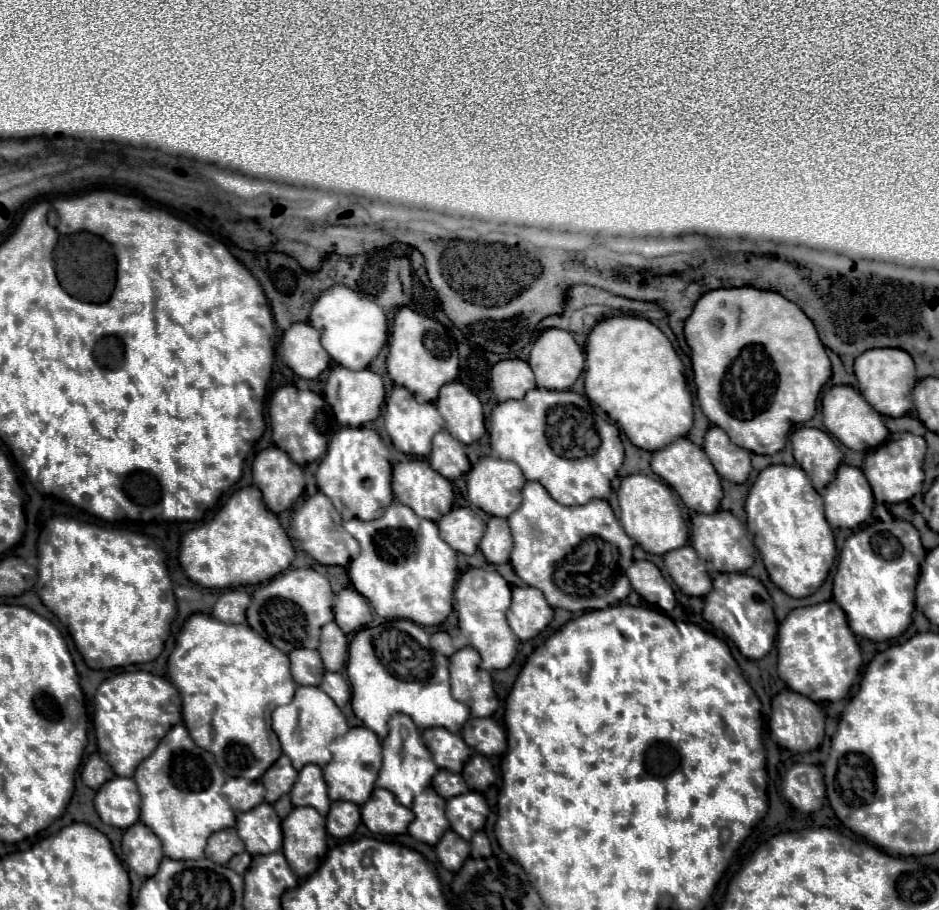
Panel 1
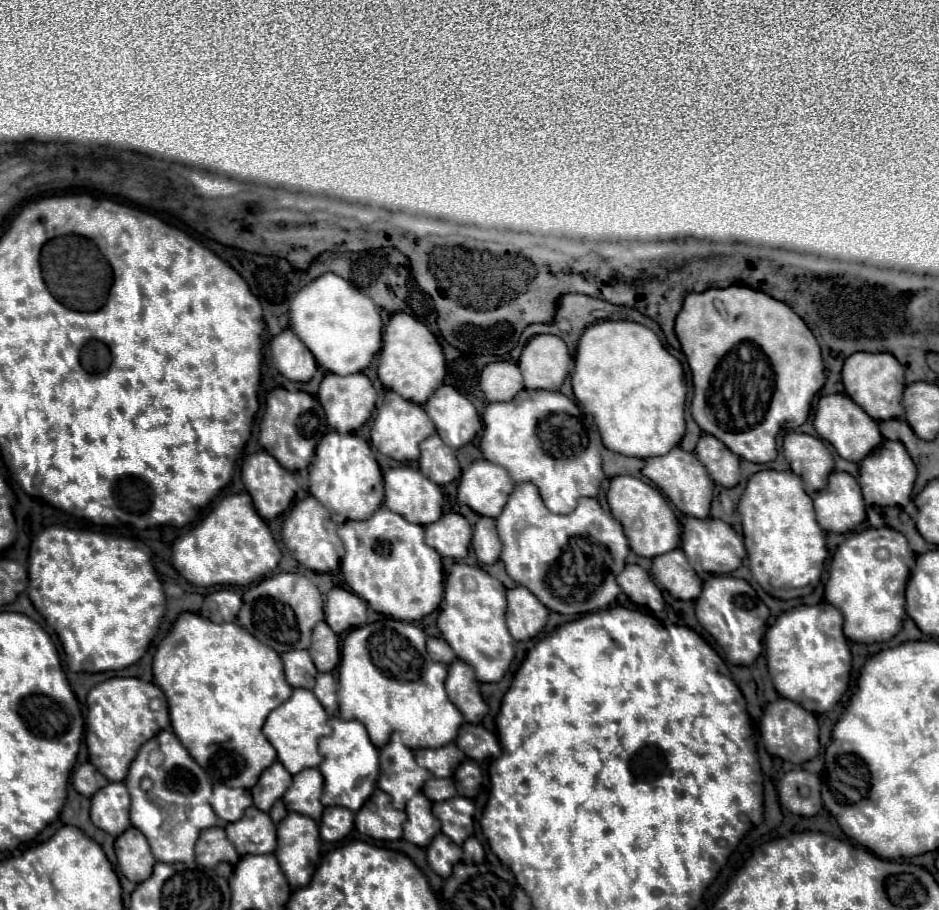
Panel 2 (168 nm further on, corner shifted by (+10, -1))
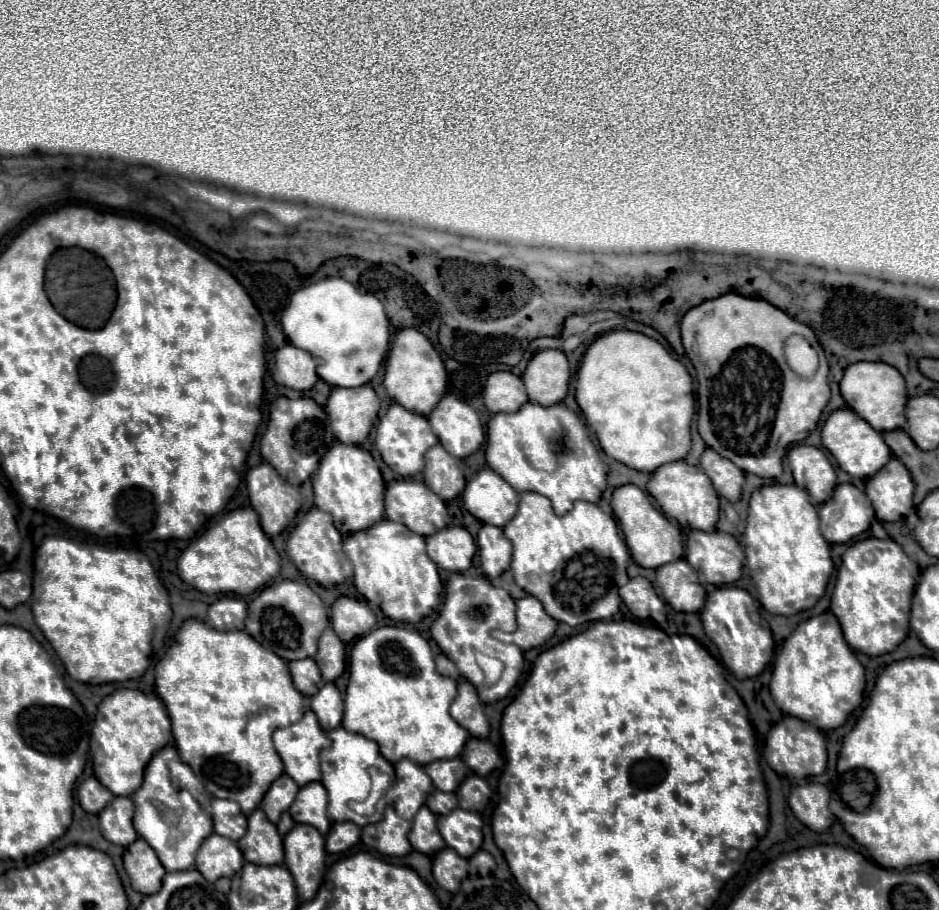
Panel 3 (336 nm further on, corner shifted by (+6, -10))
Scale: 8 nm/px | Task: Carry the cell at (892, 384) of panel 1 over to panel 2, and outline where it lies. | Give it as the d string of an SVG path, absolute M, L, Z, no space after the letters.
M853 353L843 363L843 385L845 393L873 419L901 419L903 417L903 389L905 377L901 363L891 353Z

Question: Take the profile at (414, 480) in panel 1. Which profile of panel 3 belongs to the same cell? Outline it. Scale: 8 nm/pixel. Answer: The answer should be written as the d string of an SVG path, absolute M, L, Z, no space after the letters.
M393 480L391 484L387 484L385 514L389 520L405 524L411 532L419 536L431 536L447 526L445 502L425 482L415 482L415 480Z

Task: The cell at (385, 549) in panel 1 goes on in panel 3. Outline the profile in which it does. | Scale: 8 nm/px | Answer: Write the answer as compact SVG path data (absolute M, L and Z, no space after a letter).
M381 520L375 526L349 534L343 540L343 550L345 556L351 560L353 564L353 578L355 578L355 588L359 590L359 594L365 596L367 602L375 604L381 608L381 612L397 622L409 622L415 624L419 620L423 620L425 616L431 616L433 610L439 606L441 602L441 592L443 592L443 584L437 572L435 562L431 562L431 558L427 558L425 552L425 538L407 530L407 526L399 524L399 522L391 522L391 520Z

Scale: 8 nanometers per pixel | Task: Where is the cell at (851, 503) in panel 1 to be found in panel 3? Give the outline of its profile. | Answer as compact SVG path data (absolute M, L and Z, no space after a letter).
M839 484L835 494L819 508L821 534L831 544L849 542L863 534L873 520L867 494L853 484Z

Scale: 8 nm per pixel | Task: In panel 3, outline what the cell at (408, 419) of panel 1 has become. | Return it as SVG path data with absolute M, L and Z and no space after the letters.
M391 404L385 418L377 426L377 438L375 438L375 446L377 446L383 462L395 474L401 474L401 476L413 476L413 474L421 472L425 466L425 452L431 446L435 446L437 442L439 440L435 438L427 418L421 414L403 410L403 406L399 406L399 404Z

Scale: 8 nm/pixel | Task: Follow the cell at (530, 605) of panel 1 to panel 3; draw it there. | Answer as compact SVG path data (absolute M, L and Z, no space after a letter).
M525 596L517 604L517 630L513 632L513 642L521 650L541 646L549 640L557 628L557 622L543 610L543 604L537 598Z

